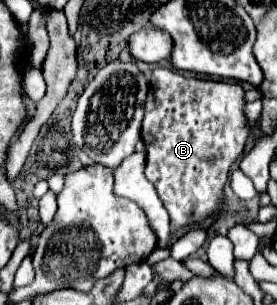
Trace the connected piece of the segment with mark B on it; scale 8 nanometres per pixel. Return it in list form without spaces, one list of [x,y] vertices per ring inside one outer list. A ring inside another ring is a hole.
[[[169,68],[151,72],[141,126],[141,138],[147,148],[145,176],[153,182],[169,212],[173,230],[215,212],[231,166],[239,160],[249,136],[243,106],[243,88],[238,81],[184,76]]]

